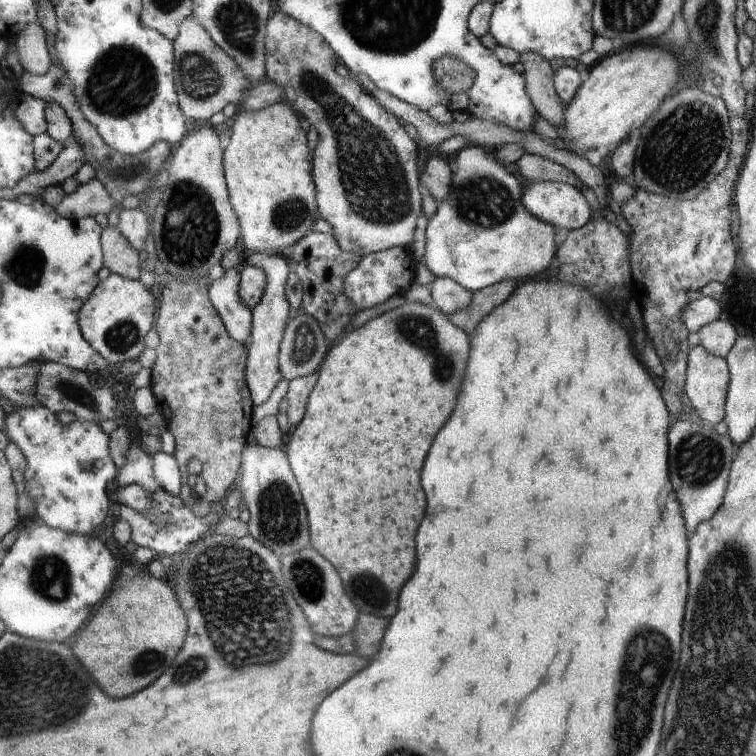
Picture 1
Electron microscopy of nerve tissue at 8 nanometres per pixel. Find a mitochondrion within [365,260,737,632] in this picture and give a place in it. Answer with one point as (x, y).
(698, 458)

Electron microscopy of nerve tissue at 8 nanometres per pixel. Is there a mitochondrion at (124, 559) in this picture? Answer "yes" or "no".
no

